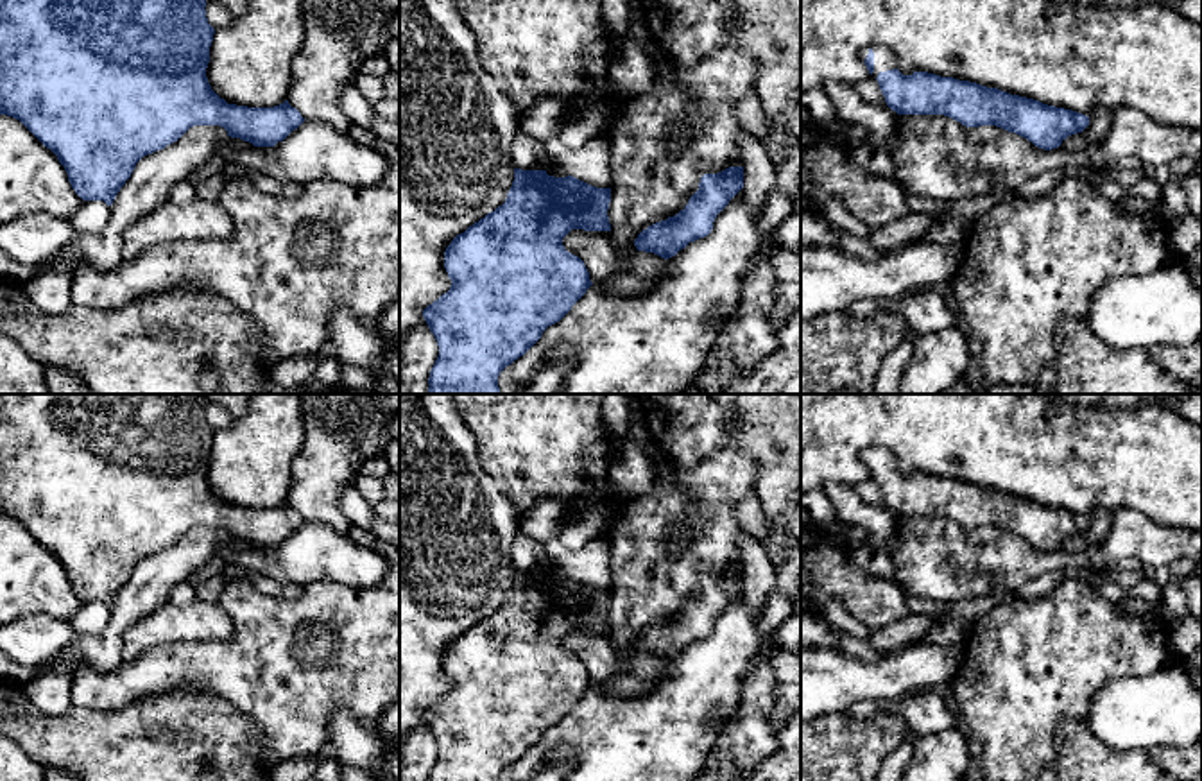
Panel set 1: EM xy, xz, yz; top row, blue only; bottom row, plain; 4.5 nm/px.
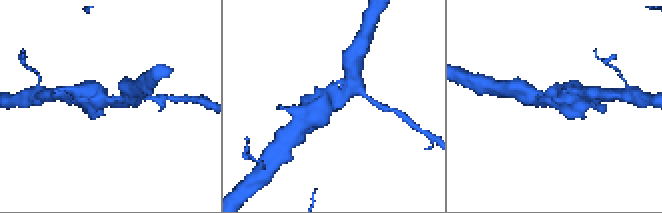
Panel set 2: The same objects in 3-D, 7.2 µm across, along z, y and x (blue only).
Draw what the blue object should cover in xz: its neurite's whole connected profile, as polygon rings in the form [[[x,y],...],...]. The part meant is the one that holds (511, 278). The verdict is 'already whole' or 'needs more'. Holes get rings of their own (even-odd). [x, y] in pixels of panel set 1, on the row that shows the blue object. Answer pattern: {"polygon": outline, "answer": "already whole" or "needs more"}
{"polygon": [[[514,168],[505,202],[457,235],[444,251],[451,287],[423,310],[439,346],[428,394],[500,394],[500,373],[593,285],[584,262],[564,249],[562,238],[571,229],[611,231],[609,202],[611,188],[597,188],[573,176]]], "answer": "already whole"}

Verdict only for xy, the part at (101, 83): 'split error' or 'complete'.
complete

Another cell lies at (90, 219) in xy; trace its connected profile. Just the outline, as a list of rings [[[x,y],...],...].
[[[84,201],[82,206],[68,217],[75,235],[102,235],[109,220],[109,206],[104,201]]]

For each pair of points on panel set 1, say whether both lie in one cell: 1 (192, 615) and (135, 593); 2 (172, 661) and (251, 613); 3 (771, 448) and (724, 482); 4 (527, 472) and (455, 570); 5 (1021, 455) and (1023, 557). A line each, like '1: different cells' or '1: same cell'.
1: different cells
2: same cell
3: different cells
4: different cells
5: different cells

